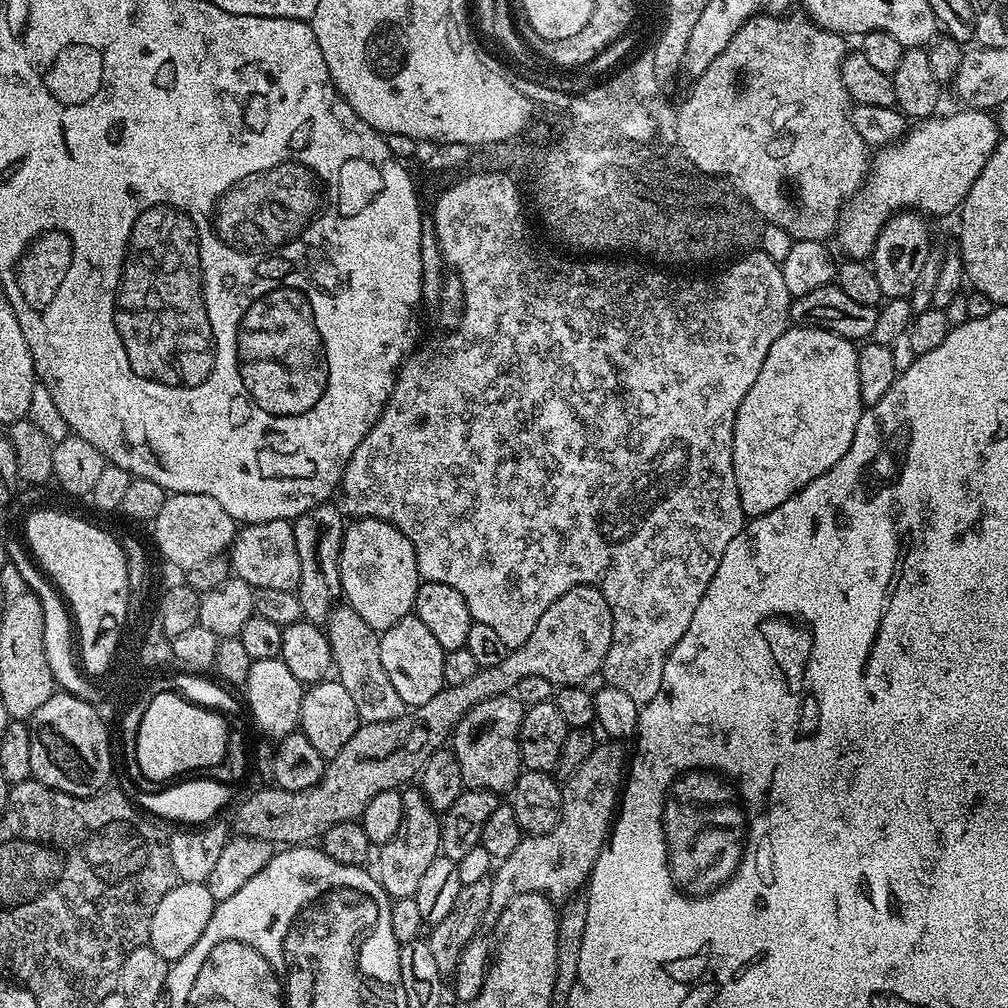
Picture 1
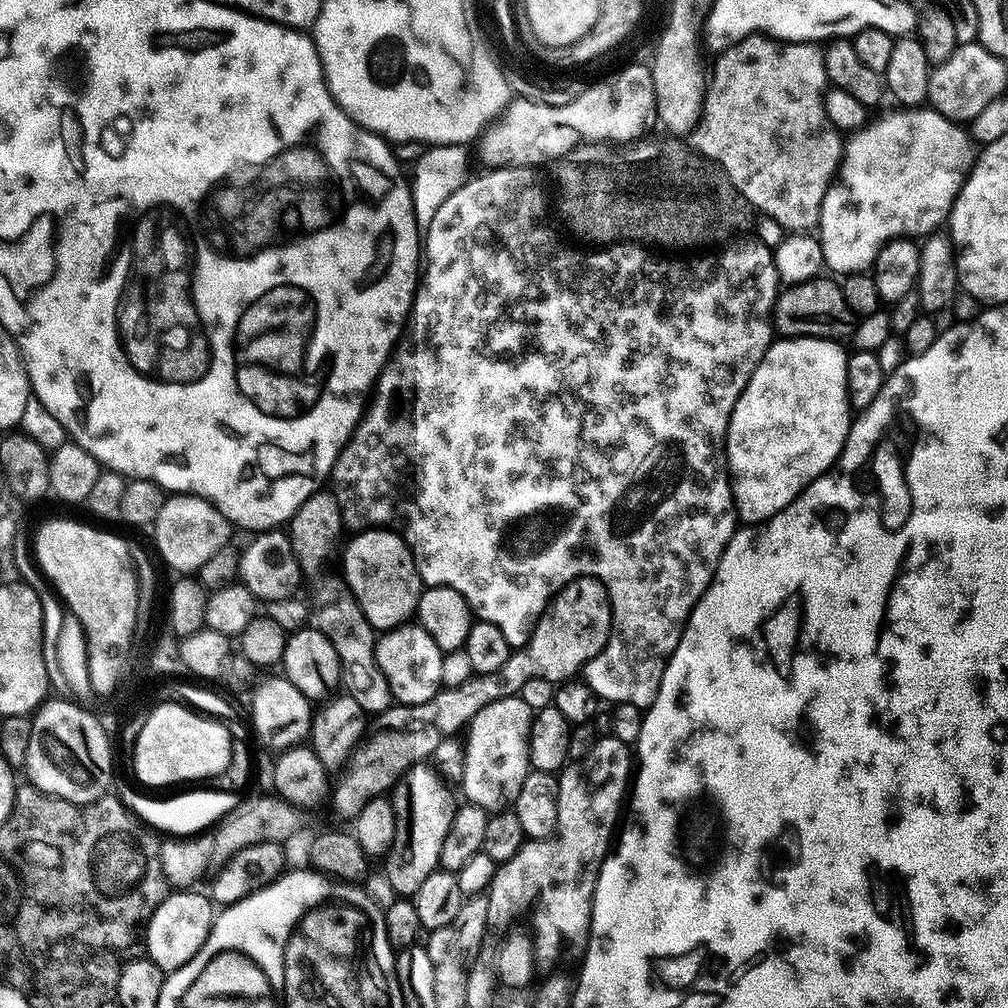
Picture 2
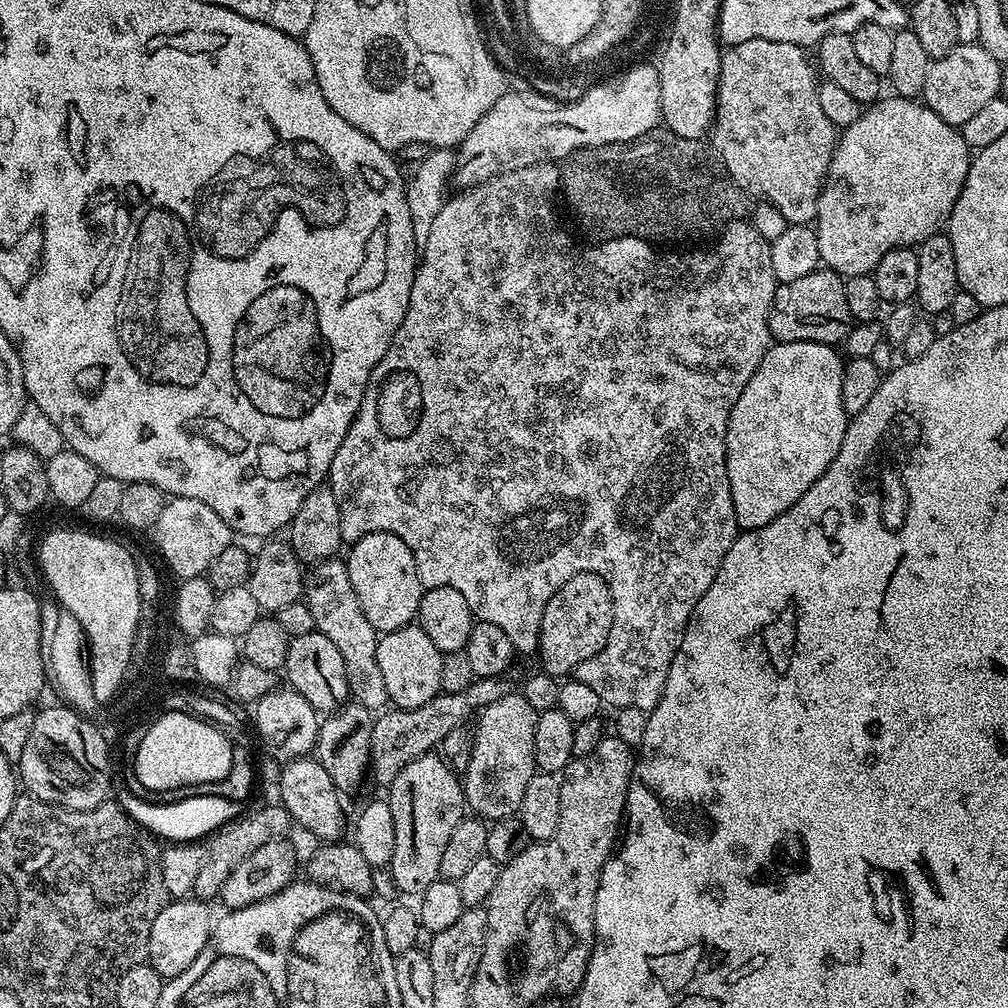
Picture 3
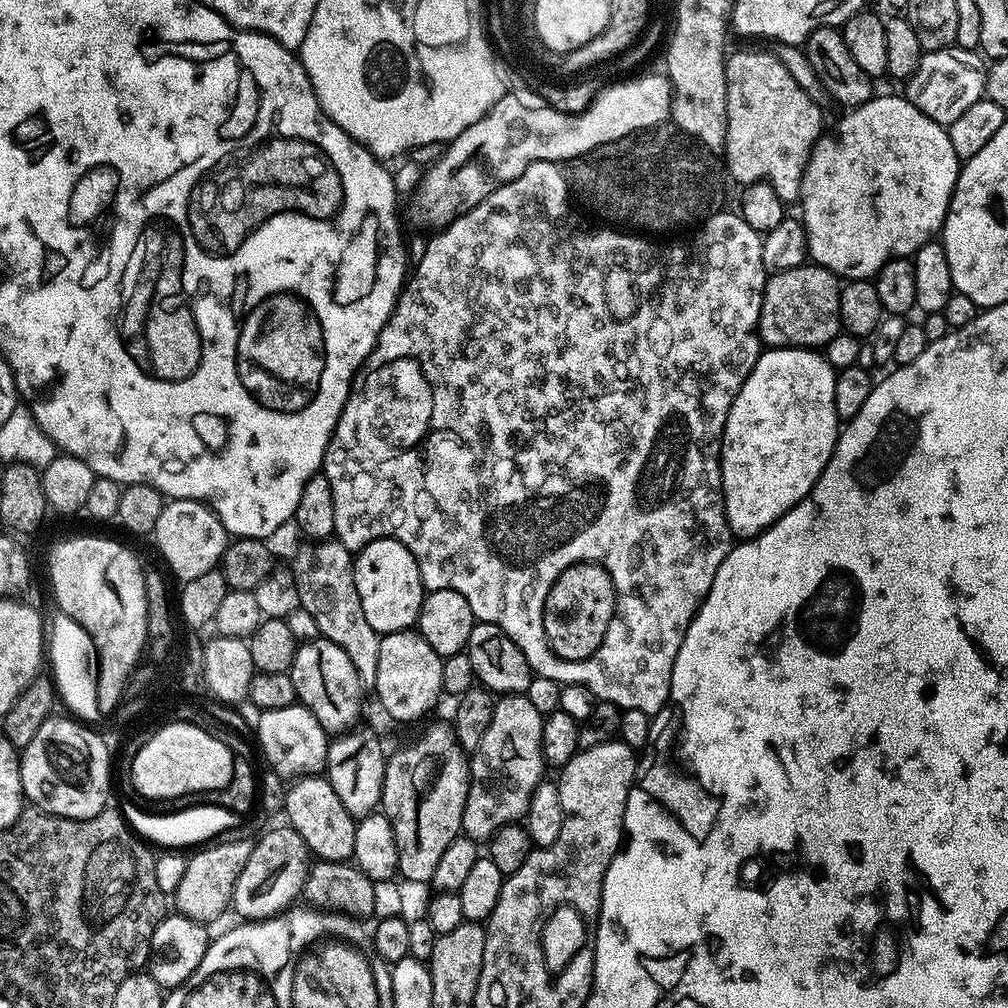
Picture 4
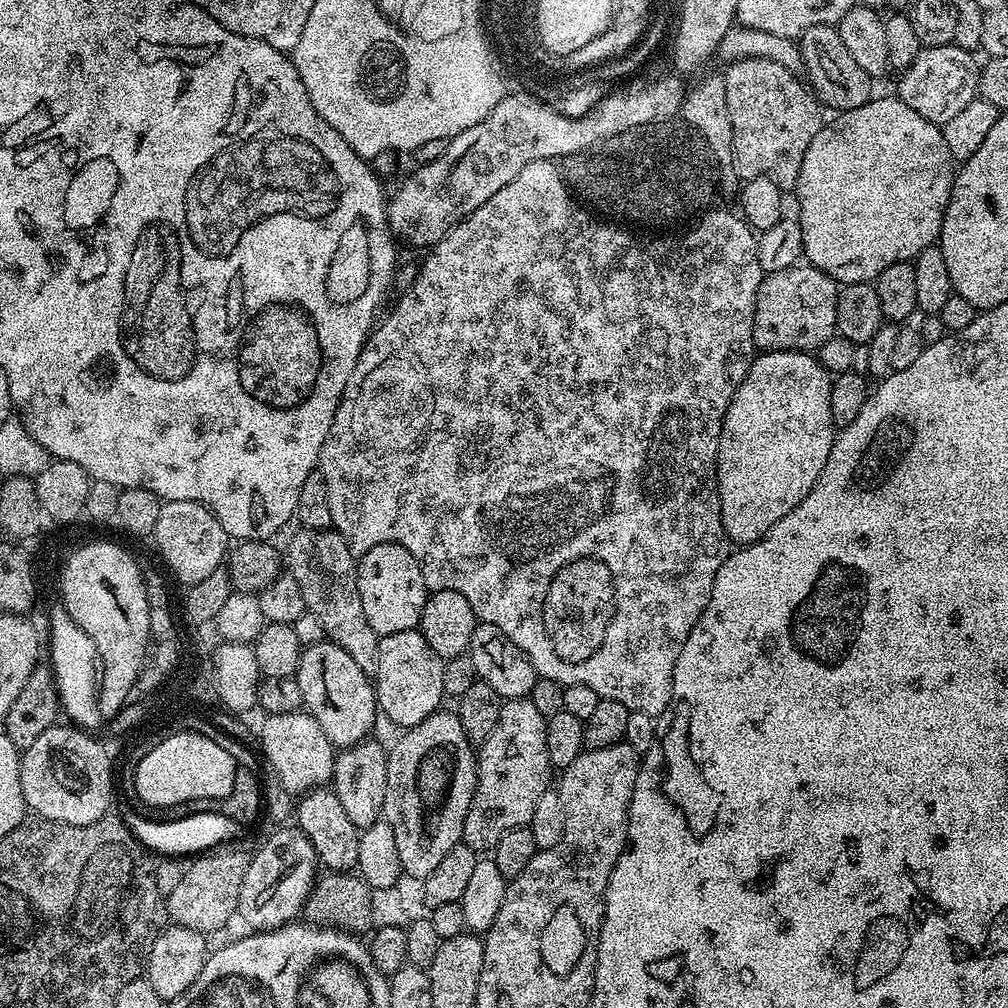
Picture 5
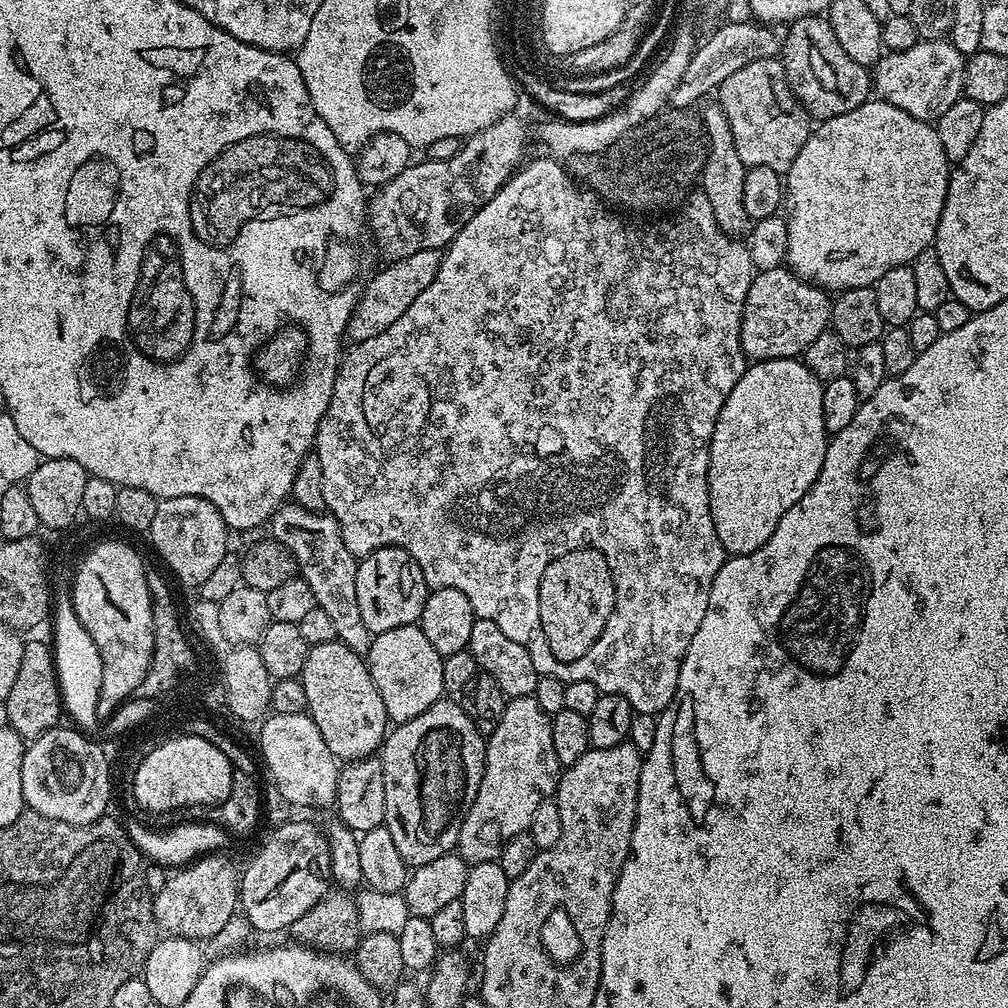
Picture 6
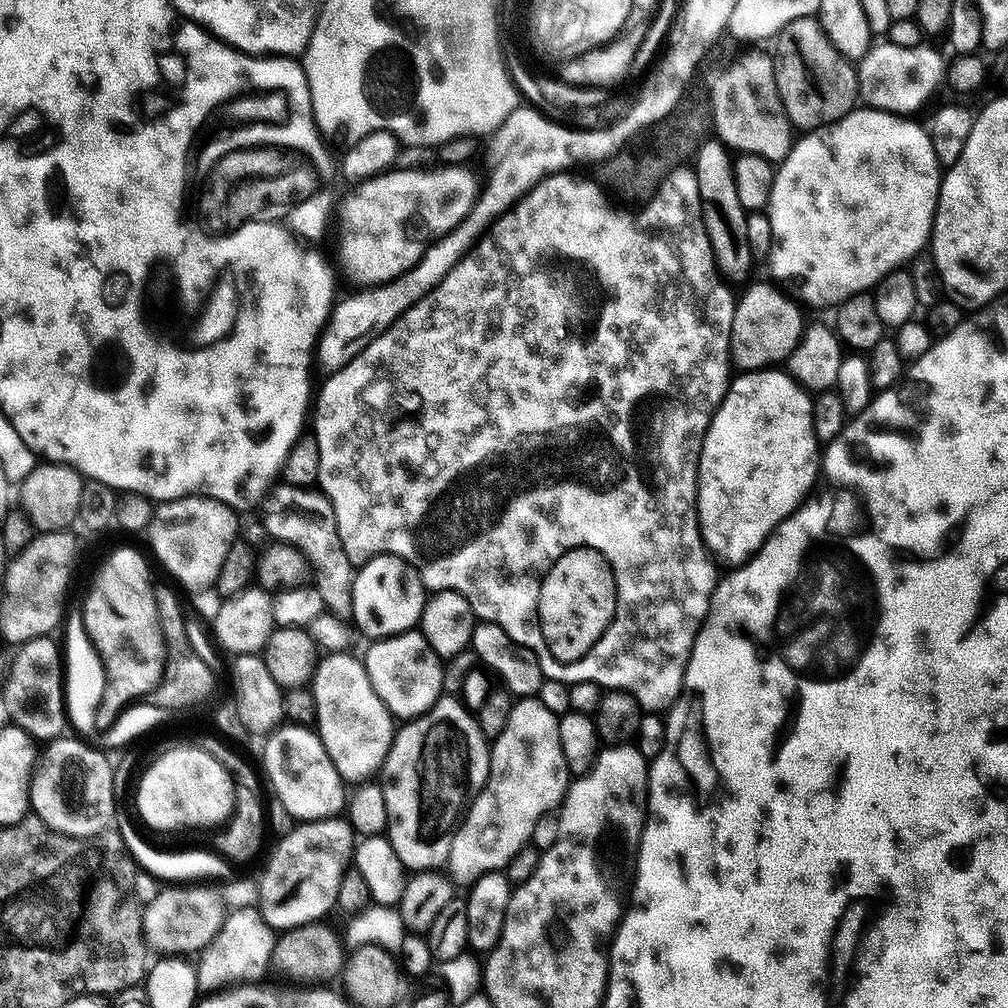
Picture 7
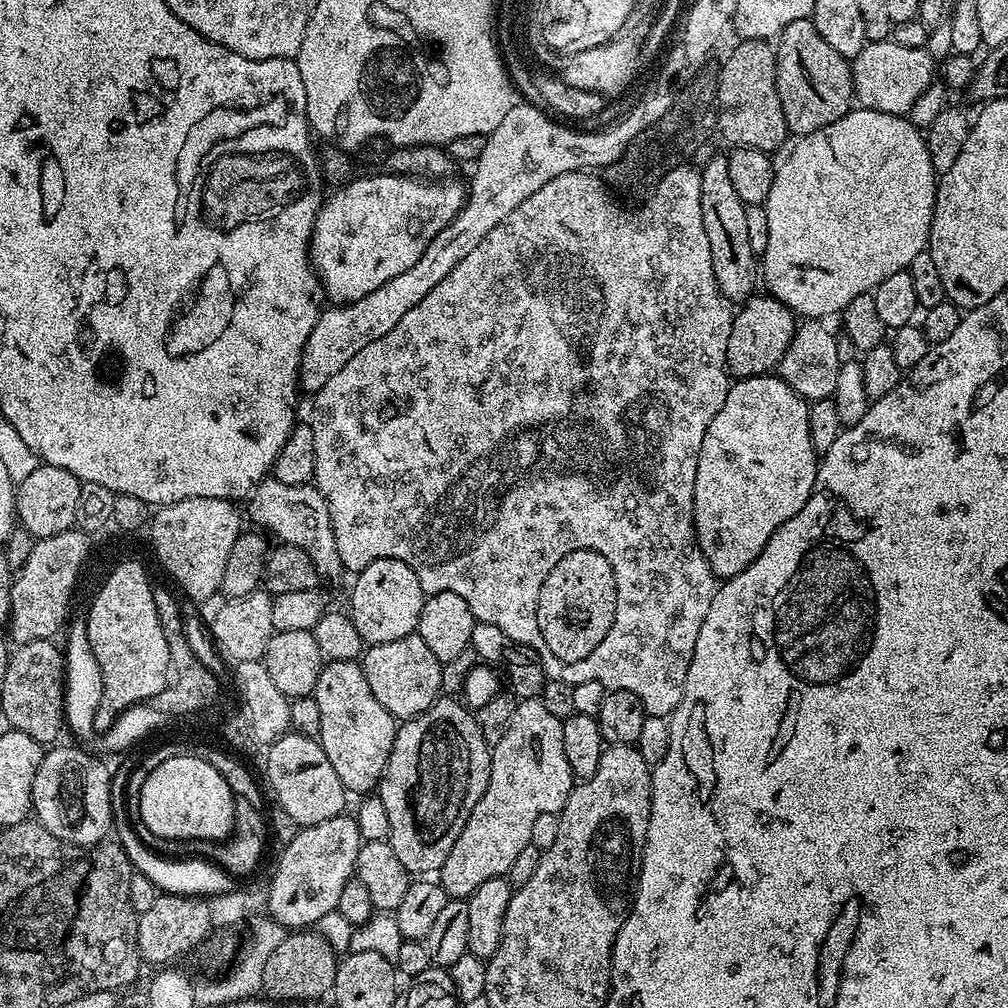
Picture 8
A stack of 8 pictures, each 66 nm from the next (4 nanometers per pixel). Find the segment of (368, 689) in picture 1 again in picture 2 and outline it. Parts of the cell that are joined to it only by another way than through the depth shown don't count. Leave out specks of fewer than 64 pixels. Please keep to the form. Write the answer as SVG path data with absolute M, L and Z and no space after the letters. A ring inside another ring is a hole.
M344 590L337 598L336 604L329 608L315 609L314 626L326 638L330 638L330 646L334 646L334 654L338 654L342 669L342 688L358 706L362 706L365 714L381 714L393 707L392 691L382 674L382 670L376 664L377 629L370 626L366 614L358 606L352 593Z

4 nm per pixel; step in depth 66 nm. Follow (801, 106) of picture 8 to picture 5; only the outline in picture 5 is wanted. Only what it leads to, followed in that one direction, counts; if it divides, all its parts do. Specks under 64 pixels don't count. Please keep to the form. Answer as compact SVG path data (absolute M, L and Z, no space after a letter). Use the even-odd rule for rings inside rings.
M815 24L810 26L798 38L798 45L802 54L802 62L804 63L804 73L807 83L810 85L811 91L814 93L817 101L821 105L824 104L828 108L836 108L835 110L847 110L862 106L868 100L873 99L872 84L873 77L866 74L866 70L862 70L862 66L858 66L858 62L854 62L854 57L846 50L846 45L842 43L839 31L831 24Z

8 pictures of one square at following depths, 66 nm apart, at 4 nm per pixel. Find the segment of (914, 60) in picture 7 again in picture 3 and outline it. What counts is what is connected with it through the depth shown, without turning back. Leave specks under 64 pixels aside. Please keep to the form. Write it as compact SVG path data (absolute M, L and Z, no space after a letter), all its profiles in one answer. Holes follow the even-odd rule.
M959 43L954 50L950 50L950 54L929 63L922 103L934 110L934 114L938 114L942 122L963 126L974 113L982 110L982 106L986 106L986 102L1000 96L1001 67L1001 61L991 56L983 44Z

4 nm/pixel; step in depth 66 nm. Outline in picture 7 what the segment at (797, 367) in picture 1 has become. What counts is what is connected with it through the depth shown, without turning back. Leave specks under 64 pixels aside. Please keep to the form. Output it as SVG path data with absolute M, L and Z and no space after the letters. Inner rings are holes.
M779 367L762 368L755 372L741 371L740 377L733 379L728 385L728 392L724 401L716 408L712 416L710 426L704 435L702 442L702 454L699 462L698 494L696 495L696 513L700 523L700 533L704 538L704 544L717 561L725 560L728 566L745 564L760 547L770 538L770 534L790 514L794 514L797 508L804 503L806 497L813 491L818 477L822 472L822 444L814 434L814 414L812 413L812 396L798 383L795 376Z

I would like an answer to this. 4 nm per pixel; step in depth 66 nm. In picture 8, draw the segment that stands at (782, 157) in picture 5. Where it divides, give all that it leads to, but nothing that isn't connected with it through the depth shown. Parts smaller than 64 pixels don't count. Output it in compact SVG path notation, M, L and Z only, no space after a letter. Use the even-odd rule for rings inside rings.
M747 38L739 41L741 44L729 54L724 60L724 65L720 68L720 76L716 80L716 104L718 105L718 112L720 108L720 128L724 131L724 136L729 140L729 145L739 146L742 148L757 148L763 152L769 154L775 153L775 148L783 142L784 139L789 139L790 133L786 126L786 120L782 114L782 108L778 102L778 96L776 94L776 54L773 45L768 40L750 40Z

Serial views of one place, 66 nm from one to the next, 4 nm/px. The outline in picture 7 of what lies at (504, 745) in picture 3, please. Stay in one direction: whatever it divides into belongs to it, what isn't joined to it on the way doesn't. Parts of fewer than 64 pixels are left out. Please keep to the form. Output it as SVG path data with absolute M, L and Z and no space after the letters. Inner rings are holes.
M537 698L517 699L506 730L491 741L488 781L469 804L450 842L446 870L451 879L457 885L470 886L482 874L507 869L510 858L530 843L534 822L564 803L569 783L566 758L562 758L558 742L558 716Z

